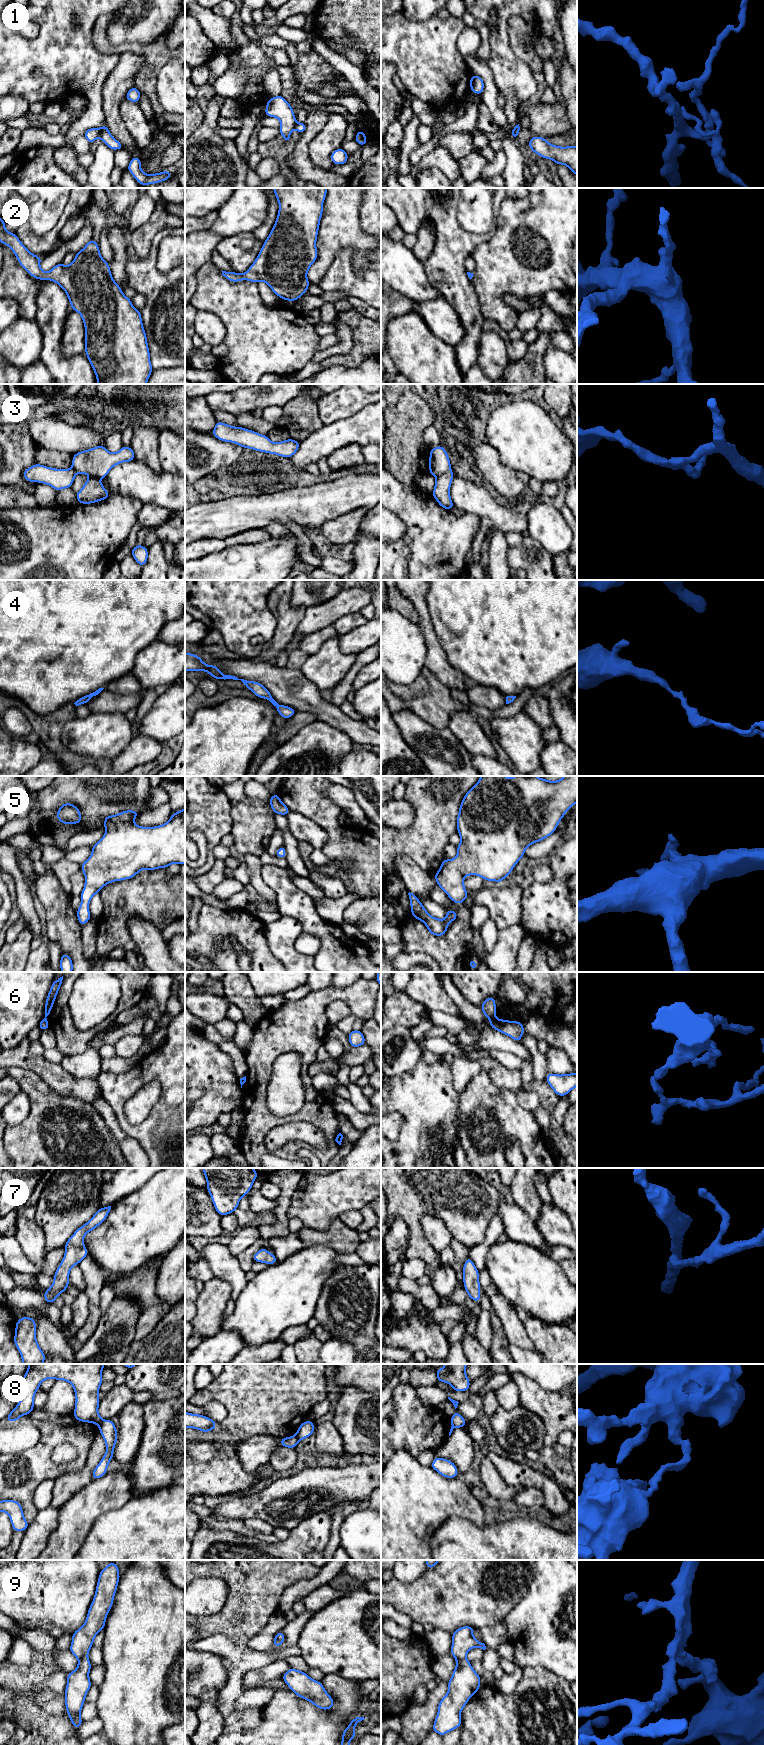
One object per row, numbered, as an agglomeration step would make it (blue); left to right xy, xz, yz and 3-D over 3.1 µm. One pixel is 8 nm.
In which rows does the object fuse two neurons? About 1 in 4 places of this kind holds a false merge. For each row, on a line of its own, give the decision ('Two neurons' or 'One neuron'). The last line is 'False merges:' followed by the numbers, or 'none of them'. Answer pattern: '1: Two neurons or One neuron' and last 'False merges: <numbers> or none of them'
1: Two neurons
2: One neuron
3: Two neurons
4: One neuron
5: One neuron
6: Two neurons
7: One neuron
8: Two neurons
9: One neuron
False merges: 1, 3, 6, 8

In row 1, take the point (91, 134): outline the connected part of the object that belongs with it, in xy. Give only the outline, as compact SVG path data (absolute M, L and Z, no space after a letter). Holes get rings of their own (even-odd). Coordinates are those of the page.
M89 128L83 135L92 144L99 137L99 128Z

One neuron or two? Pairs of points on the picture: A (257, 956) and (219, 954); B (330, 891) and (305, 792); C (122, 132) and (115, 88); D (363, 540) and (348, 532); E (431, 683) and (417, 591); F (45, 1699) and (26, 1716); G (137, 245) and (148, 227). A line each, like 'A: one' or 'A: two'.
A: one
B: two
C: one
D: two
E: two
F: one
G: one

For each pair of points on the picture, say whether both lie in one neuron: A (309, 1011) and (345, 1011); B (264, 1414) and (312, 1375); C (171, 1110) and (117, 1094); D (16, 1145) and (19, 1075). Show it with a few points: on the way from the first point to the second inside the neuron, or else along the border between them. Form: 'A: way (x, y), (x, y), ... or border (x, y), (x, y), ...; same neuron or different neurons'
A: border (344, 1001), (334, 1000), (326, 1008), (327, 1022); different neurons
B: way (276, 1402), (300, 1378); same neuron
C: way (171, 1091), (158, 1076), (138, 1076), (136, 1078); same neuron
D: way (33, 1128), (37, 1124), (36, 1092); same neuron

